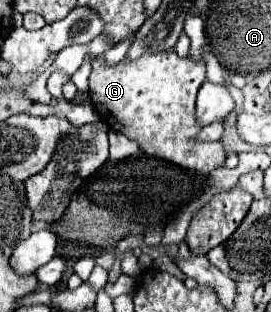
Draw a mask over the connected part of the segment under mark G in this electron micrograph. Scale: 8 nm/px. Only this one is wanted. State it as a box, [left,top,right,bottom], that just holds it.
[89,51,225,175]

